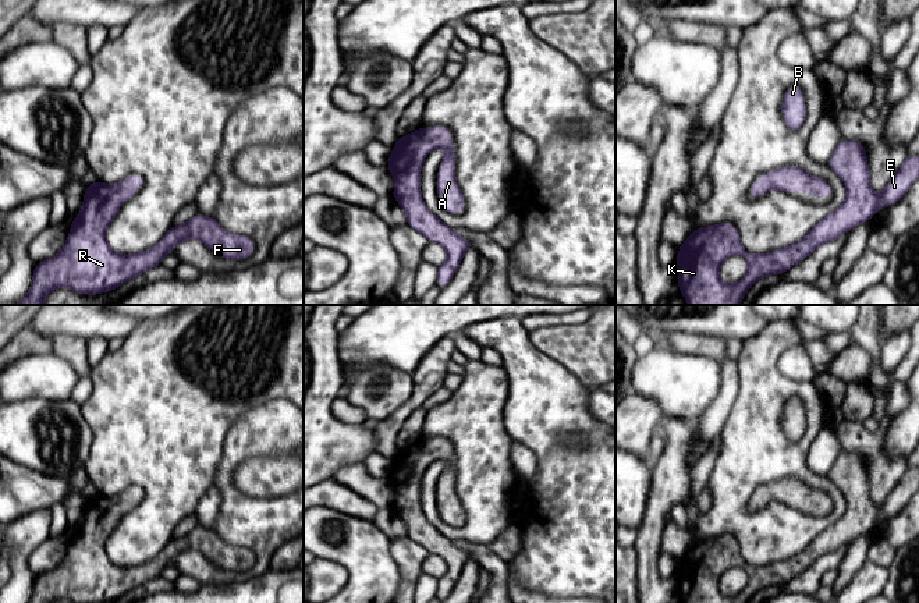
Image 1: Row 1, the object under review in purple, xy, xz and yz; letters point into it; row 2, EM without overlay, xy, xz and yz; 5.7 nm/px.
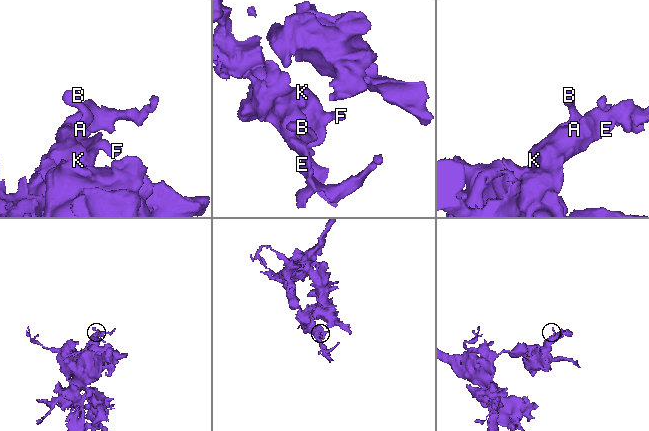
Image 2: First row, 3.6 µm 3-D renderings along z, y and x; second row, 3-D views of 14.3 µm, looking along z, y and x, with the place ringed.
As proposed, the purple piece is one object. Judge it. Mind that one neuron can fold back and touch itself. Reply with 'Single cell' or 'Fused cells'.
Single cell

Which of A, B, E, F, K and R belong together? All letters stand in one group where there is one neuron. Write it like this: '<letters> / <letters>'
A B E F K R

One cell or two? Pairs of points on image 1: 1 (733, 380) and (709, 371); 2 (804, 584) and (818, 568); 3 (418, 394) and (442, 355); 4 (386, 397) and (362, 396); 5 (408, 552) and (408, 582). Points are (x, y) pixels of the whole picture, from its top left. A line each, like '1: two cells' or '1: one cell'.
1: two cells
2: one cell
3: one cell
4: one cell
5: one cell

